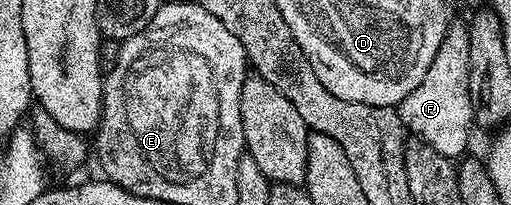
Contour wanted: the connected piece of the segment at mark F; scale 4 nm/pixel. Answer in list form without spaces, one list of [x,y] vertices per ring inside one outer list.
[[[453,20],[449,24],[442,47],[438,47],[438,55],[434,55],[434,63],[430,63],[430,71],[426,71],[422,83],[418,83],[418,87],[414,87],[414,91],[400,101],[398,112],[405,130],[413,138],[430,143],[434,151],[453,159],[463,158],[469,152],[468,136],[474,130],[474,110],[470,99],[470,35],[463,20]]]

